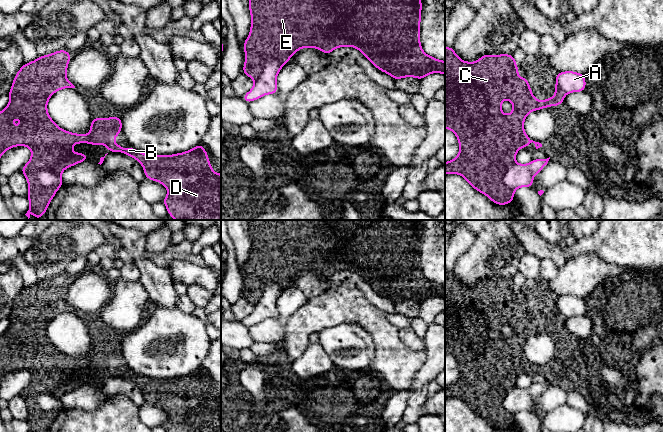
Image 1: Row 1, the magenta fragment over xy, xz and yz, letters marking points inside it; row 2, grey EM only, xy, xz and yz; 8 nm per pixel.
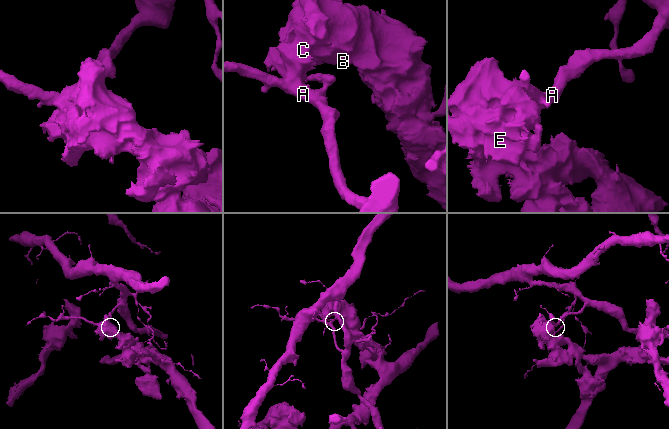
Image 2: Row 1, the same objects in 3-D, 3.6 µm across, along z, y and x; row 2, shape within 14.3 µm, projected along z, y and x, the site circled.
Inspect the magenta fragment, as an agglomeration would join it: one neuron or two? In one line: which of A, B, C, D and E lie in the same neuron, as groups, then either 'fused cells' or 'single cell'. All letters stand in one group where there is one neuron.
groups A / B C D E; fused cells

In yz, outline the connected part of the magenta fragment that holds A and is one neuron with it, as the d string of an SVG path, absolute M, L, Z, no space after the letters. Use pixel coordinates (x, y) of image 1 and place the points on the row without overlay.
M575 295L557 296L556 307L565 319L586 314L584 298Z

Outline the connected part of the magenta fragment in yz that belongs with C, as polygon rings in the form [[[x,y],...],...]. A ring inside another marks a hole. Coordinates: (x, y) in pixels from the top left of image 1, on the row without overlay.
[[[453,270],[445,271],[445,352],[451,354],[459,366],[458,380],[445,386],[445,399],[461,399],[476,415],[500,430],[513,426],[514,415],[503,407],[504,397],[515,387],[519,373],[532,366],[536,373],[542,371],[541,367],[527,360],[524,345],[532,335],[561,329],[564,320],[555,307],[555,319],[538,325],[526,300],[519,301],[513,278],[485,278],[476,286],[467,286],[458,281]],[[504,323],[512,327],[510,339],[505,339],[501,334]]]

